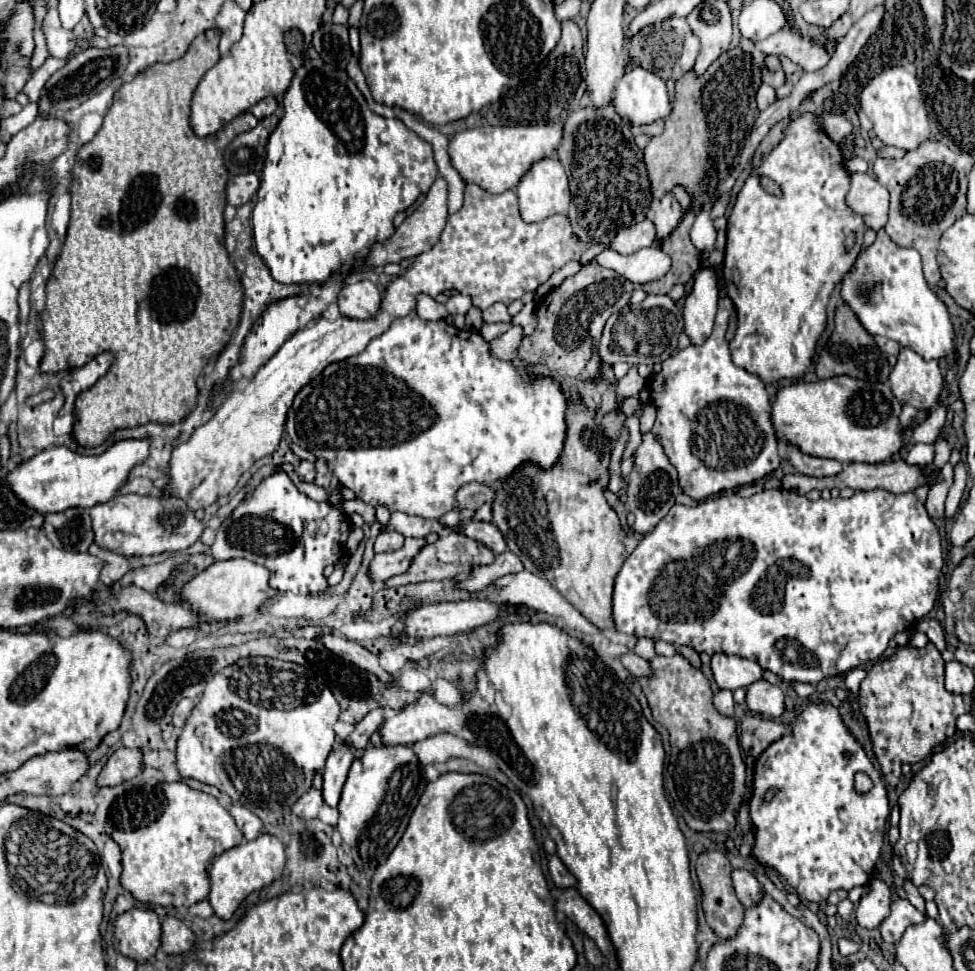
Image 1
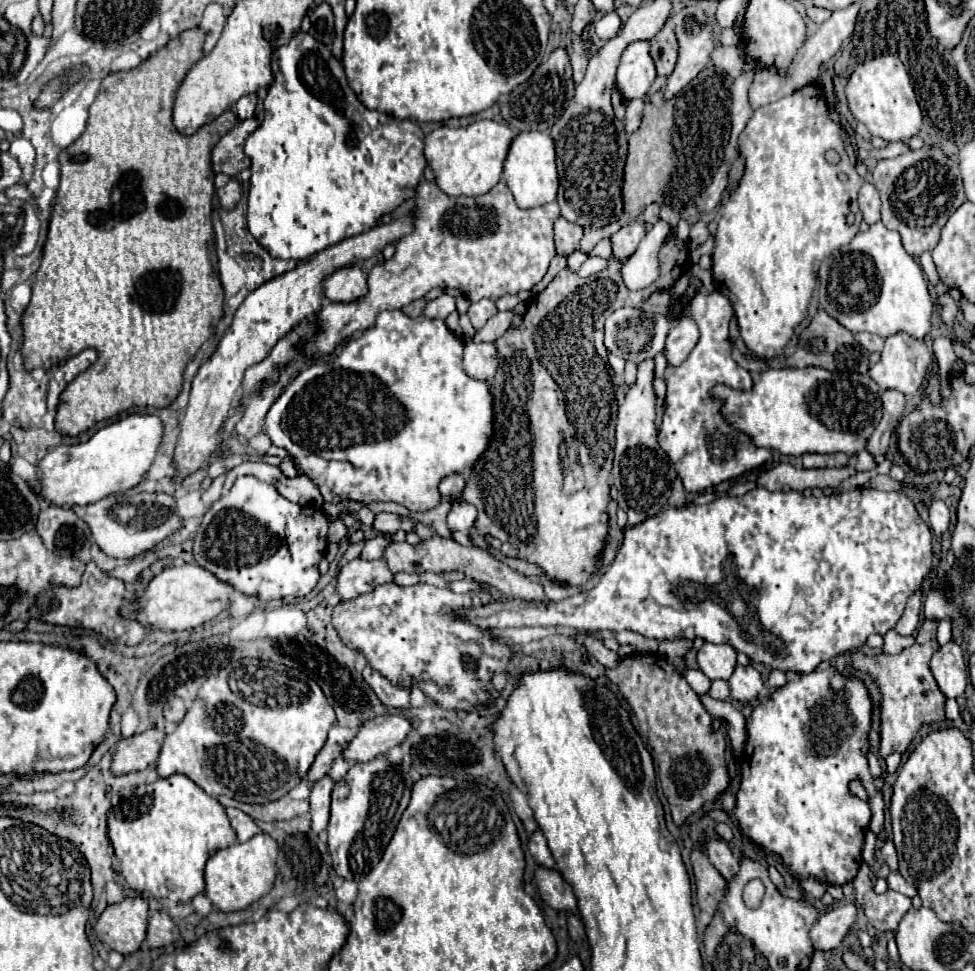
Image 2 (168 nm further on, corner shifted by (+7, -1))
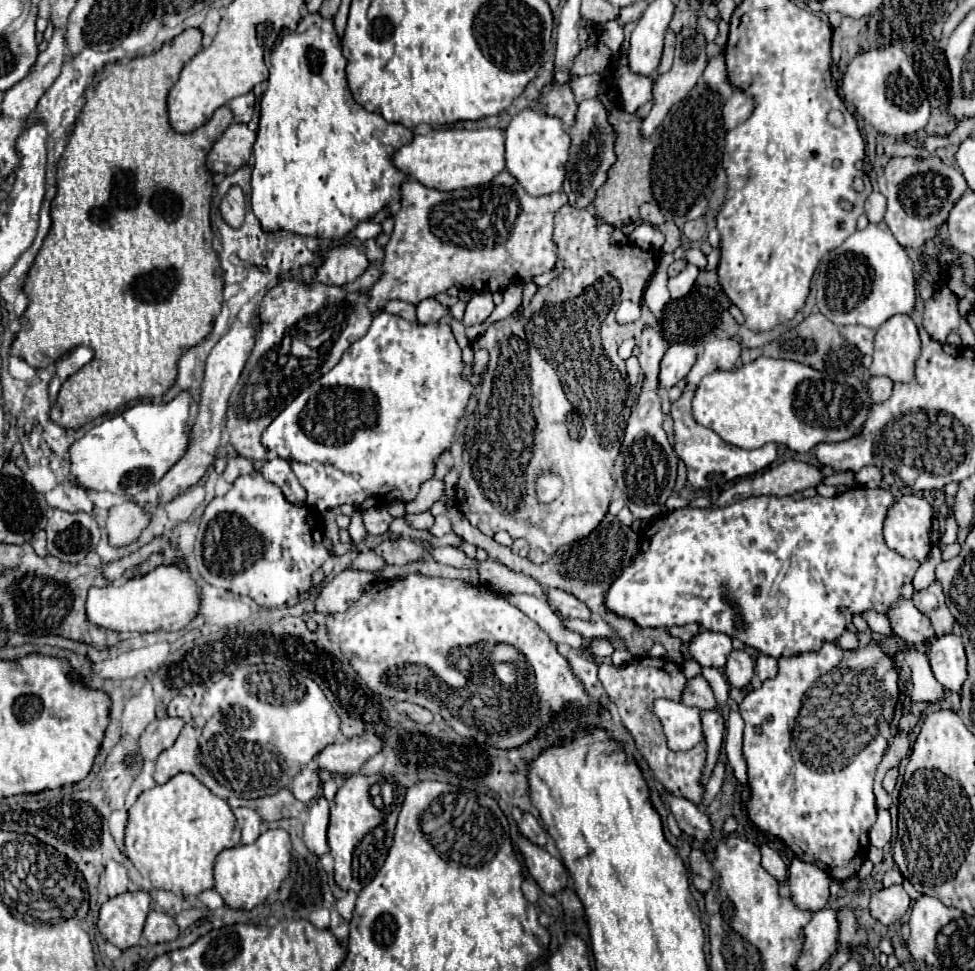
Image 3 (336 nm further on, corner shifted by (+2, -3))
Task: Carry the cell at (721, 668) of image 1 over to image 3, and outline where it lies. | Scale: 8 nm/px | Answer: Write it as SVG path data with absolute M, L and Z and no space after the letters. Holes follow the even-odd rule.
M703 630L695 634L689 642L689 652L693 660L697 660L701 666L723 668L731 650L731 638L727 634L713 630Z

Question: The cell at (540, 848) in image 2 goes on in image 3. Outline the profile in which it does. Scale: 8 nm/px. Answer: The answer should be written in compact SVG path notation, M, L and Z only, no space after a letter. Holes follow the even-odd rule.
M529 812L523 814L523 818L521 818L521 822L519 822L519 830L521 830L521 834L523 834L525 838L529 838L533 844L537 844L537 846L545 846L545 844L547 844L547 834L545 834L545 830L541 828L541 824L535 820L533 814L529 814Z

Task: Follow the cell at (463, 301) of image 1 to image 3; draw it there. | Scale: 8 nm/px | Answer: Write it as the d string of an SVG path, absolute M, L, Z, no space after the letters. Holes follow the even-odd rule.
M427 298L417 306L417 320L421 324L435 324L441 318L445 318L447 314L449 314L447 308L441 302L433 300L433 298Z

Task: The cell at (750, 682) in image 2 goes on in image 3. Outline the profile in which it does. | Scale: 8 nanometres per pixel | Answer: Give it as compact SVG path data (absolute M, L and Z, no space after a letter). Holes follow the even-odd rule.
M731 650L723 672L725 672L727 680L731 682L731 686L745 688L751 684L753 676L755 676L753 668L755 668L755 664L745 650Z

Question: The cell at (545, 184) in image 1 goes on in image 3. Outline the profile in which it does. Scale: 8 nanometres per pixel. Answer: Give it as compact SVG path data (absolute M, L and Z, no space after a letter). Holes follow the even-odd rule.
M533 108L521 110L505 130L505 162L507 170L521 182L531 196L559 192L565 180L565 164L569 160L571 138L559 118L541 114Z

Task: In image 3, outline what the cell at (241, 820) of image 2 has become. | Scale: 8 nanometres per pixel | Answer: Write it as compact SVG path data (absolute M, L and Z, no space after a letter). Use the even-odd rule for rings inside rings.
M235 808L233 810L241 828L241 842L253 844L261 834L261 816L251 808Z

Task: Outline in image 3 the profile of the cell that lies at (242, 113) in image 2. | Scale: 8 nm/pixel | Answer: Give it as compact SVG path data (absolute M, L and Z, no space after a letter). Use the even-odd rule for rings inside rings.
M253 92L243 94L243 96L237 96L237 98L233 98L233 100L229 102L229 108L231 108L233 116L235 116L235 122L243 122L243 124L247 124L247 122L251 120L251 116L253 116L253 106L255 106L255 96L253 96Z

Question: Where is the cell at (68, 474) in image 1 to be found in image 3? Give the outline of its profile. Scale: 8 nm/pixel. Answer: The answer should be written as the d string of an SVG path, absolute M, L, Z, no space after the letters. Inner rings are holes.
M183 390L171 402L137 402L125 412L93 426L71 446L71 474L83 488L137 496L157 484L185 454L191 442L191 402L191 392Z

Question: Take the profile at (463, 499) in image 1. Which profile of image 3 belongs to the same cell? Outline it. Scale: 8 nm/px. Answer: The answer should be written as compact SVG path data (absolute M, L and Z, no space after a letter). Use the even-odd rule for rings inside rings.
M445 450L439 458L437 458L437 464L435 464L435 478L437 480L443 480L443 476L453 468L453 456L449 450Z

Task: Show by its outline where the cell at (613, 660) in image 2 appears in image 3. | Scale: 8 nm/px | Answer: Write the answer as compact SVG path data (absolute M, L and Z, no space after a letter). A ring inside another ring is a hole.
M507 594L505 596L511 604L515 604L523 614L527 614L531 620L535 620L545 632L551 634L551 638L559 644L569 644L571 648L587 648L587 640L583 640L579 634L567 630L559 616L551 610L551 606L545 600L539 600L529 594Z

